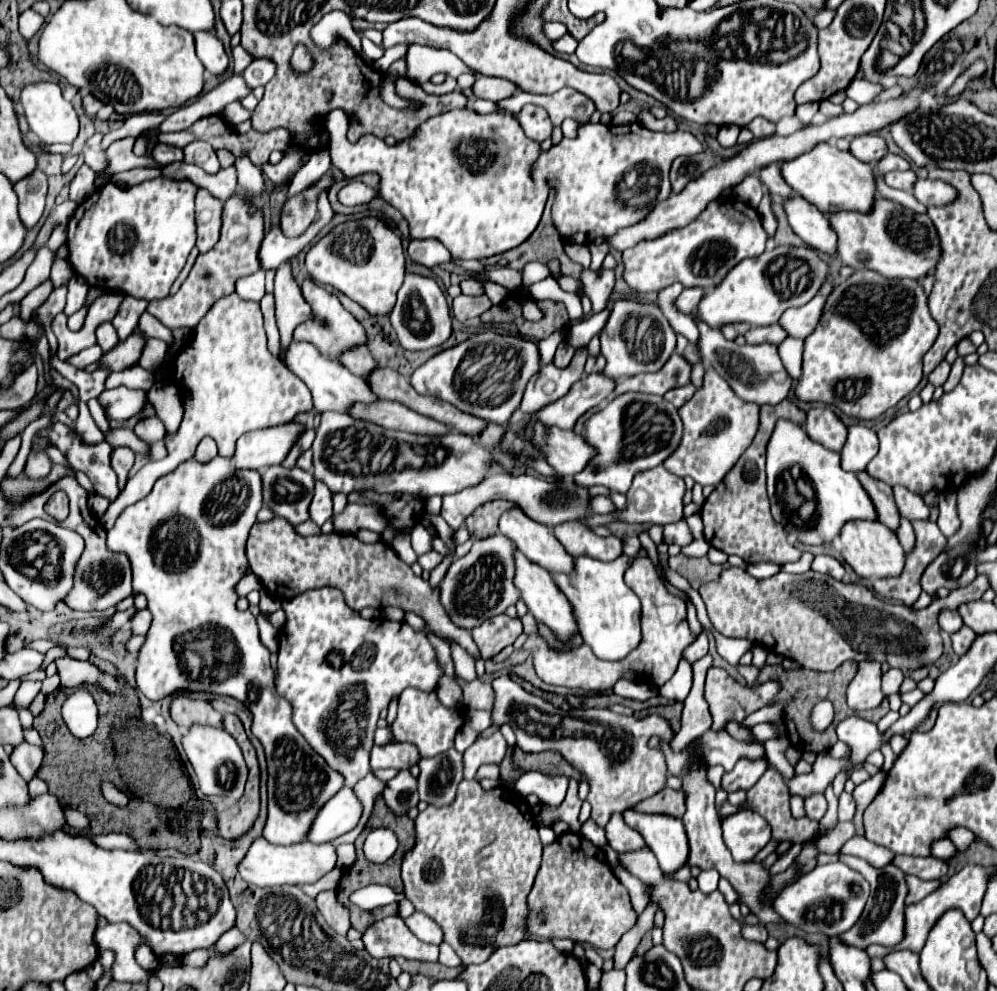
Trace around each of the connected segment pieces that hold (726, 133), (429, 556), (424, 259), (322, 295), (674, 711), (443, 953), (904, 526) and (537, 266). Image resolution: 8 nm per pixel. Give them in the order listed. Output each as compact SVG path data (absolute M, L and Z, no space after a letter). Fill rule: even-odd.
M731 124L731 126L723 126L723 128L719 130L717 140L723 148L731 148L731 146L735 146L737 136L739 136L739 128Z
M427 552L423 556L417 558L417 562L423 566L423 568L435 568L439 562L441 562L443 556L439 552Z
M429 238L429 240L411 240L411 244L407 248L407 254L409 254L409 258L413 262L423 264L427 268L439 266L439 264L453 264L453 256L435 238Z
M305 280L303 282L303 298L307 300L307 304L313 308L315 316L303 324L297 326L295 330L295 340L297 342L309 342L313 344L323 356L329 356L331 360L339 360L341 352L345 352L345 348L355 348L357 344L367 344L367 336L365 336L365 328L361 328L359 320L353 318L337 300L337 296L333 296L331 292L323 290L321 286L317 286L313 280Z
M677 702L677 704L669 704L669 706L649 708L647 712L649 714L661 714L663 718L667 718L671 722L671 728L677 732L677 728L681 726L681 710L683 710L683 706L681 706L681 702Z
M449 944L439 946L439 962L443 966L461 966L461 958L453 952L453 948L449 948Z
M901 518L901 526L897 530L897 538L905 550L905 554L909 554L913 550L913 544L915 544L915 532L913 532L913 526L909 520Z
M529 262L529 264L523 268L521 274L523 274L523 286L525 286L525 288L533 286L535 282L543 280L545 276L551 276L549 268L547 268L545 264L541 264L541 262Z

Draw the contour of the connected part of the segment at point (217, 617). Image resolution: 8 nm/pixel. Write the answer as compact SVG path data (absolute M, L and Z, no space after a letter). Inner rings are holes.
M217 456L215 460L211 460L209 464L199 464L195 460L181 464L175 472L159 478L153 486L153 490L139 502L135 502L133 506L127 506L123 510L123 514L117 518L115 526L111 530L107 530L107 548L111 552L125 552L125 556L129 556L131 562L131 572L133 572L133 590L141 592L147 596L147 608L153 614L153 622L151 628L147 632L147 638L137 654L137 688L149 698L149 700L165 700L175 696L177 692L189 690L189 692L211 692L211 694L219 694L219 696L231 696L237 698L239 702L245 702L245 706L251 710L253 718L255 718L255 730L261 732L261 742L265 746L265 754L267 754L267 766L269 766L269 818L263 830L265 840L269 840L271 844L299 844L301 840L305 840L305 834L309 832L309 826L313 826L313 820L317 818L317 812L321 810L321 804L325 804L325 800L331 800L345 784L345 778L341 774L337 774L333 768L329 768L329 764L325 764L325 760L307 744L307 740L301 736L301 732L297 732L297 726L293 724L293 708L287 700L279 700L275 696L275 682L273 682L273 670L271 670L271 654L269 650L261 644L259 640L259 630L257 630L257 620L251 612L239 612L235 608L237 602L237 594L235 594L235 584L243 578L249 562L245 558L245 540L249 534L249 528L255 524L255 516L261 508L261 474L253 472L253 470L237 470L229 458L221 458ZM203 640L213 640L213 644L205 646Z

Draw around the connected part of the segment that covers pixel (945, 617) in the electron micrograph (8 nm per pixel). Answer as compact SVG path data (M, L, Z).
M945 610L945 612L941 612L941 616L939 616L939 626L941 626L945 632L953 634L953 632L957 632L957 628L963 626L963 620L961 620L959 612Z

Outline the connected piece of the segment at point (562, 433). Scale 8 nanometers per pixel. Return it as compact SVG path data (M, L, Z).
M537 424L533 442L537 442L537 446L545 452L545 460L563 476L583 472L585 464L589 464L589 460L597 454L597 448L585 444L583 436L561 428L545 430Z

